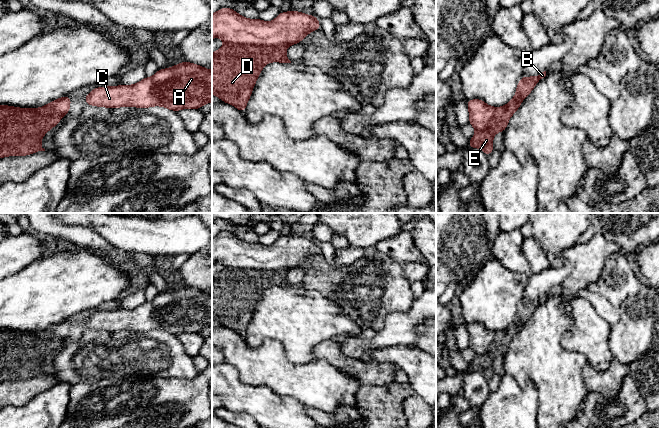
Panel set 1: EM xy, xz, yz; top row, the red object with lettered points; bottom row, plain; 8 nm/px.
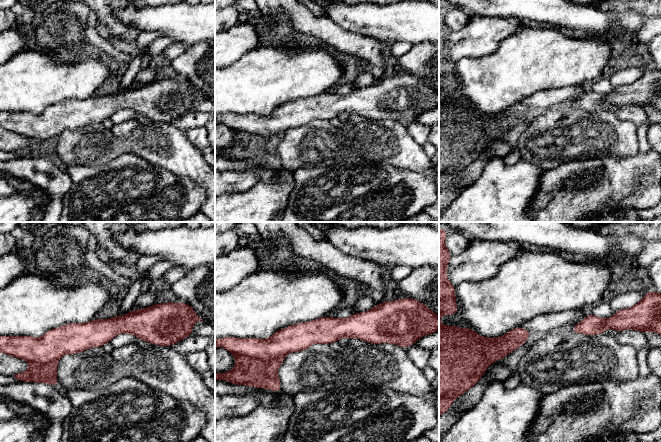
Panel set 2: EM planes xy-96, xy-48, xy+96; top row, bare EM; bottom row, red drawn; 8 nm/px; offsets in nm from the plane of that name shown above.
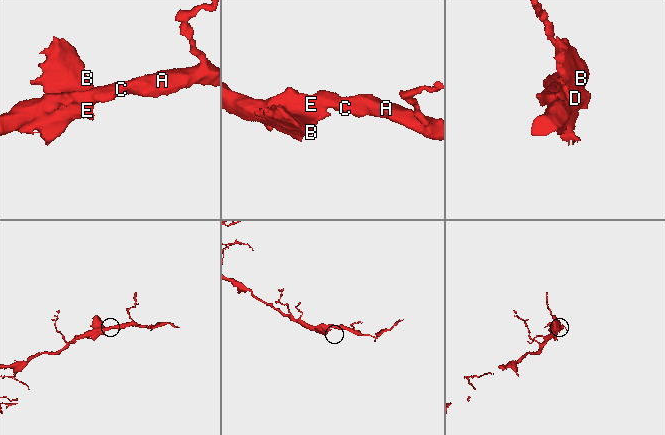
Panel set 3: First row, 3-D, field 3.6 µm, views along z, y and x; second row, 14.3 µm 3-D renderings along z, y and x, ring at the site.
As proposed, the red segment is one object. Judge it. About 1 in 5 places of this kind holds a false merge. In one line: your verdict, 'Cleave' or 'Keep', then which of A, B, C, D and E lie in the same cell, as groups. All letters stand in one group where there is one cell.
Keep. Groups: A B C D E

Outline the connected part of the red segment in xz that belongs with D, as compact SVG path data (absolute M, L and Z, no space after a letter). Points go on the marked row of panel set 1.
M232 8L212 14L212 39L220 37L224 45L212 53L212 94L244 113L263 67L271 62L291 63L286 48L301 42L311 31L321 30L318 18L299 11L280 12L271 22L248 19Z

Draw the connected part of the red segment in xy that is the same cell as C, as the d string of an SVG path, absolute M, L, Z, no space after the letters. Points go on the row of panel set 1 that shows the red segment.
M180 62L167 69L158 69L154 76L145 77L134 85L96 87L85 96L86 105L110 109L124 106L131 108L161 106L177 112L185 108L198 110L210 102L212 102L212 70L190 62Z

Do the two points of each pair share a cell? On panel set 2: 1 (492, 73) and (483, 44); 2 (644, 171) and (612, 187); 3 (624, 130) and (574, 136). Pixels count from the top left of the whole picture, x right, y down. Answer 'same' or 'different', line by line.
1: different
2: same
3: same

